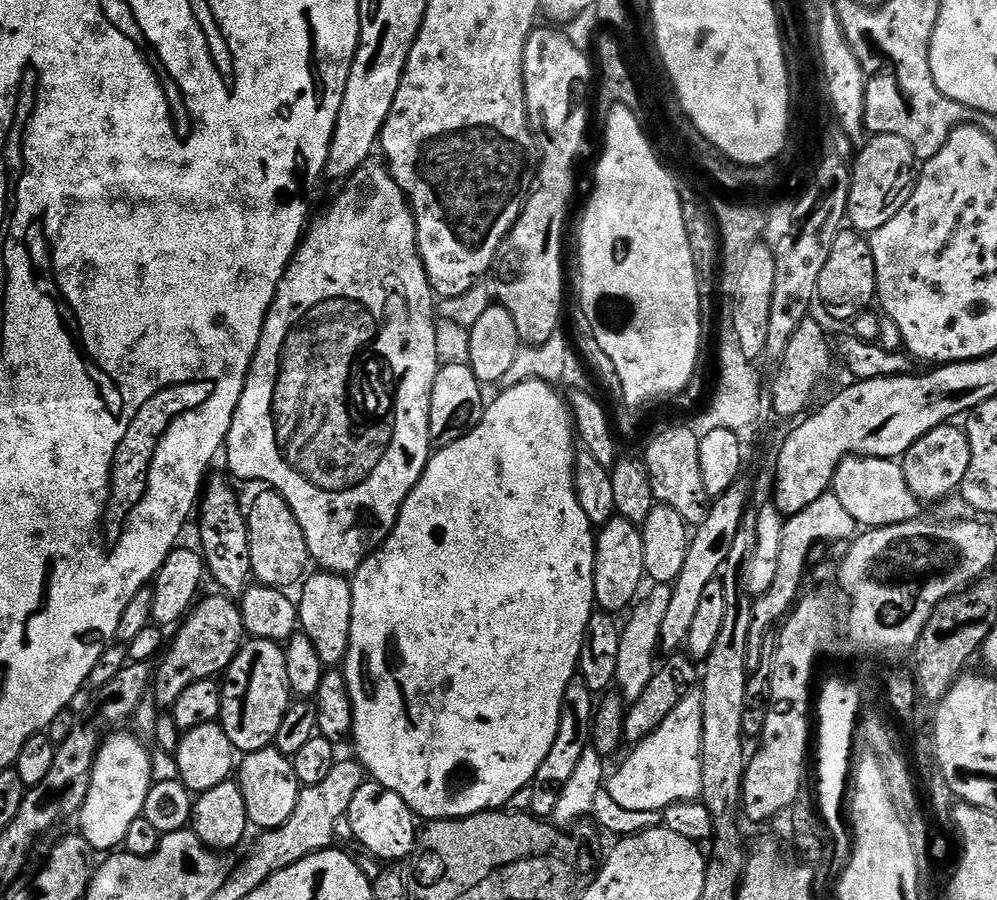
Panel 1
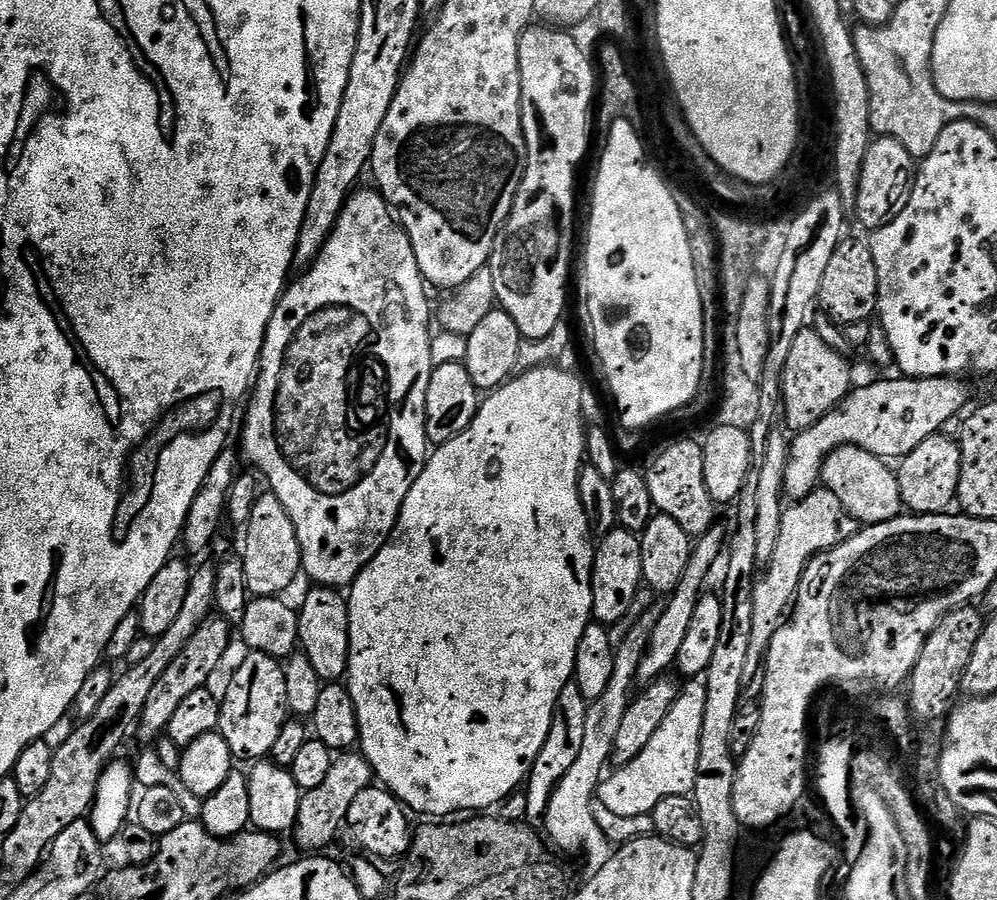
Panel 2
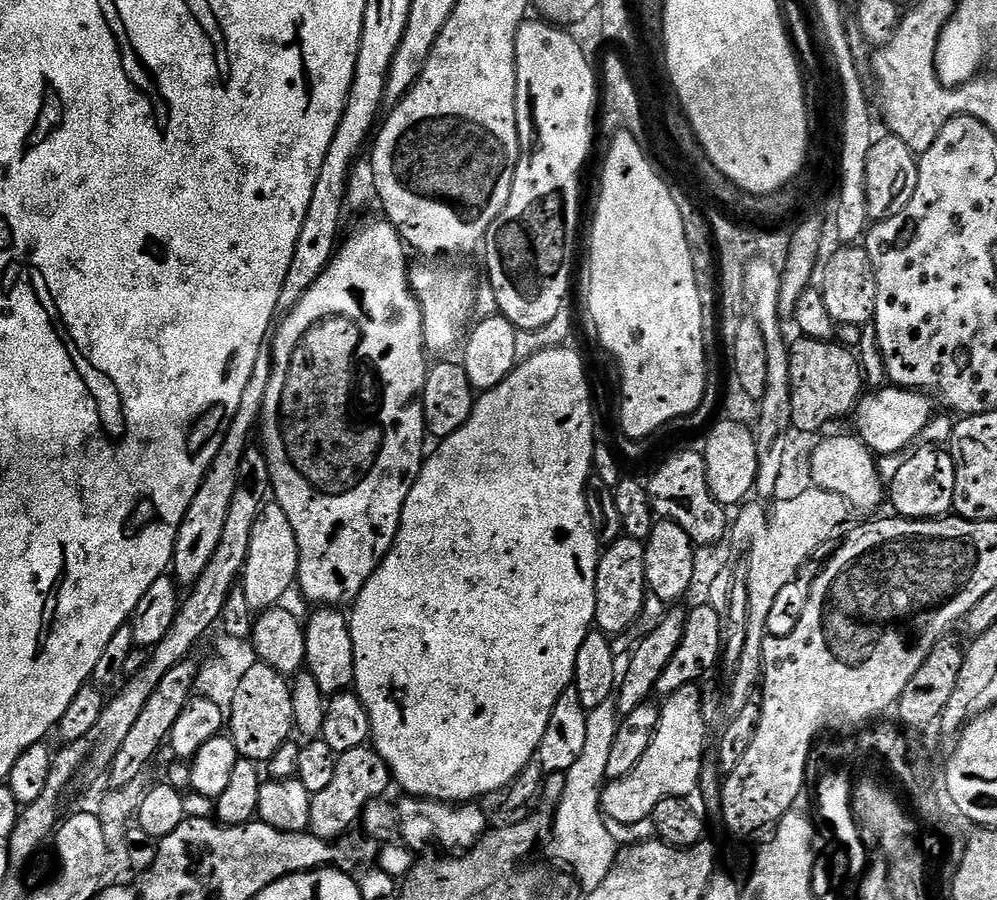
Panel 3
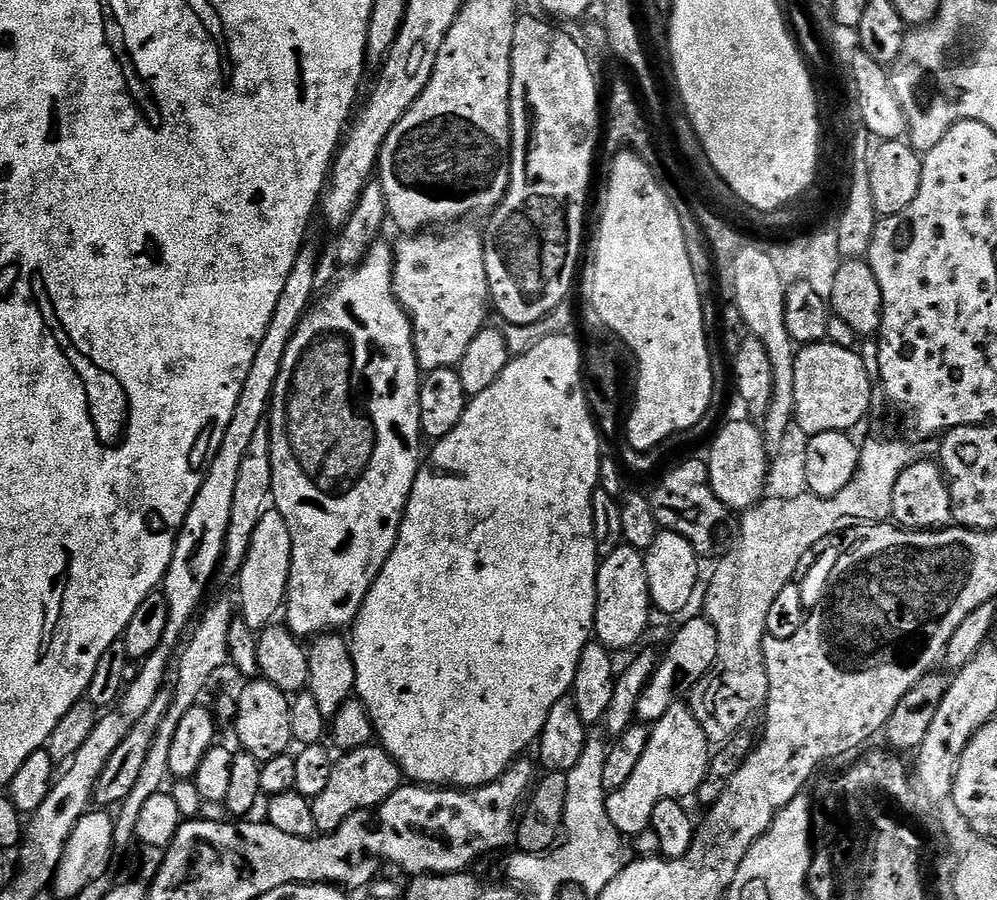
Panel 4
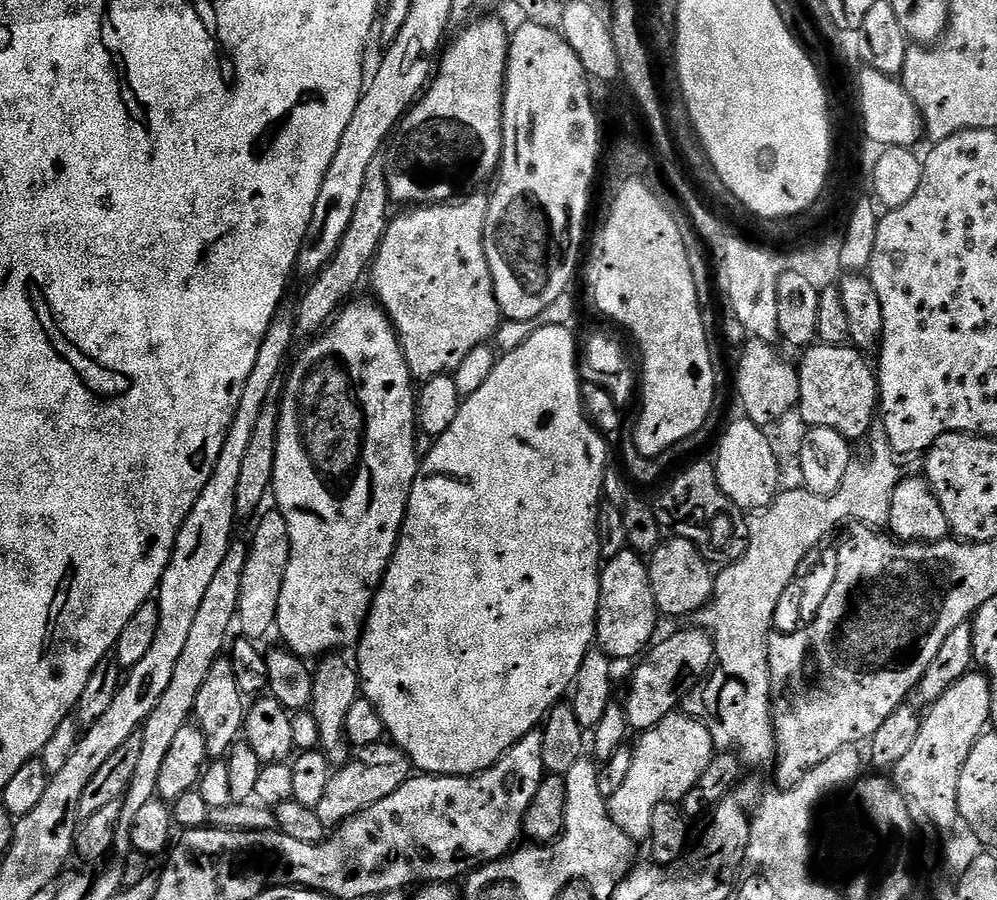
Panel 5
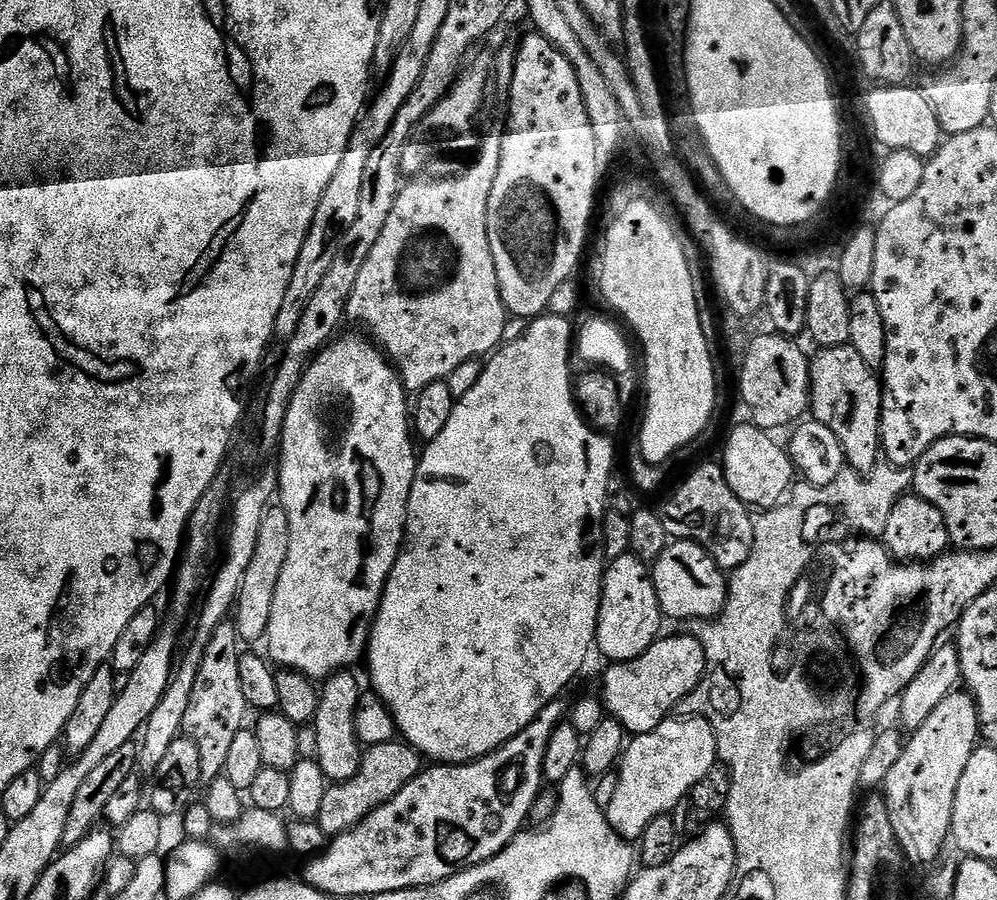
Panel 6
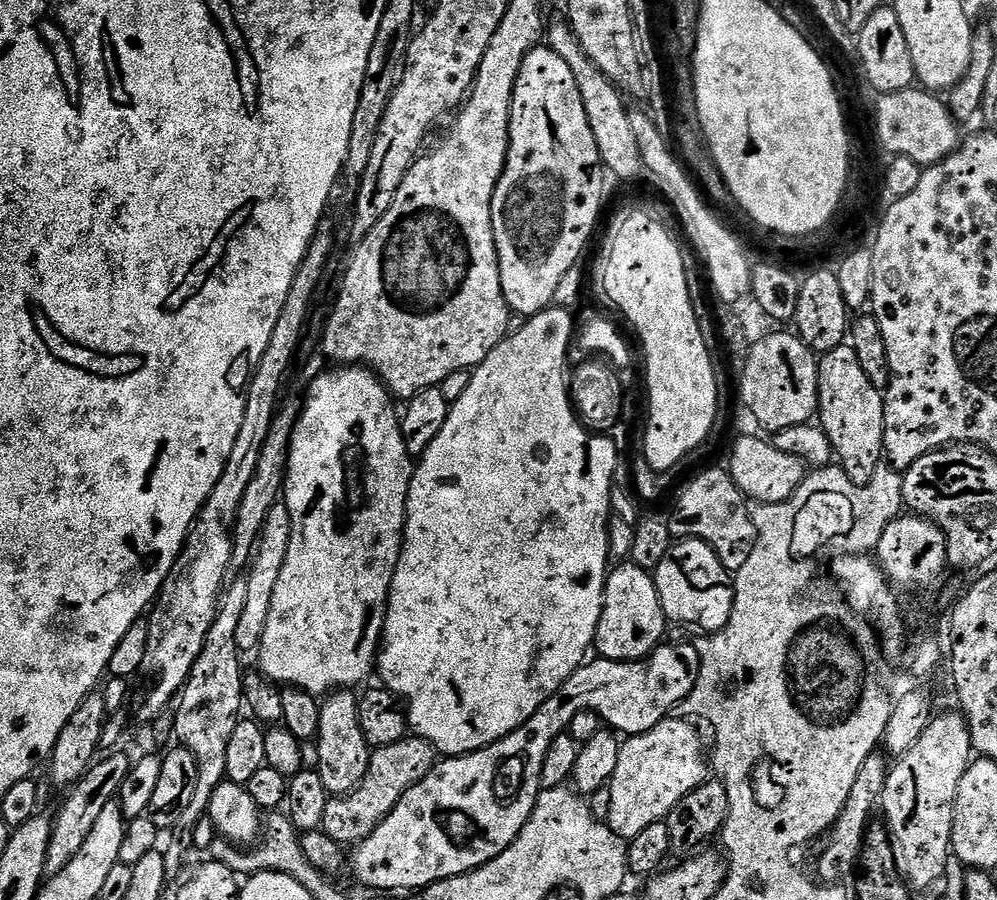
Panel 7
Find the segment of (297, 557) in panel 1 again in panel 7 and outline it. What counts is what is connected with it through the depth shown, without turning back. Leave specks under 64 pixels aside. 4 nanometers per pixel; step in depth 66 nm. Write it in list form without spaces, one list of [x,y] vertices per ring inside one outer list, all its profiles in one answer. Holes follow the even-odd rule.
[[[283,502],[275,504],[266,514],[266,522],[260,531],[260,543],[254,549],[254,555],[247,569],[248,577],[246,610],[242,610],[242,619],[238,621],[238,646],[241,653],[255,653],[262,642],[262,634],[266,634],[266,617],[270,614],[270,598],[274,598],[274,586],[278,586],[278,577],[282,575],[282,566],[286,566],[286,554],[290,550],[292,523],[290,510]]]

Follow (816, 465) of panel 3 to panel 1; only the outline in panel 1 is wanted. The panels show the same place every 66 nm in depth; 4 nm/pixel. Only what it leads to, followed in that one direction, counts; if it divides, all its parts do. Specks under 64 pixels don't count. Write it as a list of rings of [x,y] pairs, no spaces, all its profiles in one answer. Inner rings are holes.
[[[848,456],[836,467],[830,492],[838,498],[838,502],[842,502],[842,506],[846,506],[846,514],[850,514],[850,518],[854,518],[857,525],[865,529],[905,524],[906,521],[917,519],[921,515],[921,501],[917,500],[915,494],[906,486],[906,478],[896,460],[875,460],[873,456]]]

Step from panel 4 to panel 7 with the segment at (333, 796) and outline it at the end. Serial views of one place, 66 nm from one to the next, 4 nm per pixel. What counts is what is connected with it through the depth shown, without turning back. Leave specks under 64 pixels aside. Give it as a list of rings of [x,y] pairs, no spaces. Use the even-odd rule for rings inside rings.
[[[409,734],[403,740],[394,742],[394,746],[382,746],[373,751],[370,758],[370,766],[366,766],[366,778],[353,792],[346,796],[331,797],[326,806],[326,814],[322,817],[320,828],[332,839],[335,844],[341,846],[355,846],[361,844],[398,806],[402,794],[410,790],[438,762],[436,747],[426,742],[421,736]]]

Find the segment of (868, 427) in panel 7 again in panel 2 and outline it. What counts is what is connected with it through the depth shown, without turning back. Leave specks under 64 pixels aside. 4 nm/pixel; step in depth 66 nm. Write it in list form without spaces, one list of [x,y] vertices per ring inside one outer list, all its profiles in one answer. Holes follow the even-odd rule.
[[[805,326],[801,330],[790,349],[783,379],[782,418],[784,416],[788,423],[789,433],[805,432],[846,399],[854,387],[848,362],[845,357],[830,350],[830,346],[826,346],[811,327]]]

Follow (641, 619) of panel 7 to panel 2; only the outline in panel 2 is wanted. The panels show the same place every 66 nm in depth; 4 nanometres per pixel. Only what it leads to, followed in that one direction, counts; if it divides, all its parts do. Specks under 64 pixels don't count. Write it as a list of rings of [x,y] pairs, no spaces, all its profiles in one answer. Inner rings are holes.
[[[619,526],[599,541],[592,561],[592,615],[595,623],[613,626],[628,616],[644,584],[640,536]]]

